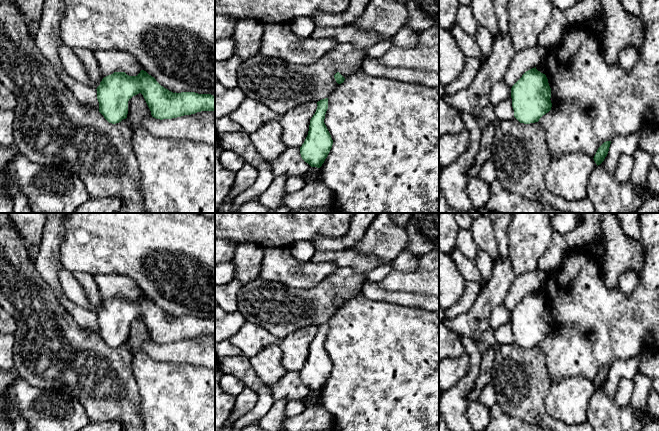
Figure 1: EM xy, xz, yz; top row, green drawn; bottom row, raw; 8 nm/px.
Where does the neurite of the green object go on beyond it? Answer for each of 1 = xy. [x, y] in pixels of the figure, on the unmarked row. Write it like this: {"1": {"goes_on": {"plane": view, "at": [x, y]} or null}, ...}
{"1": {"goes_on": null}}

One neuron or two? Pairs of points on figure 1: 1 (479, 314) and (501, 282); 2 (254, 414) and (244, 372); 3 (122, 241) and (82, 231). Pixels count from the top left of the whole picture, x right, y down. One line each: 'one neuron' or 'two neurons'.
1: one neuron
2: one neuron
3: one neuron

